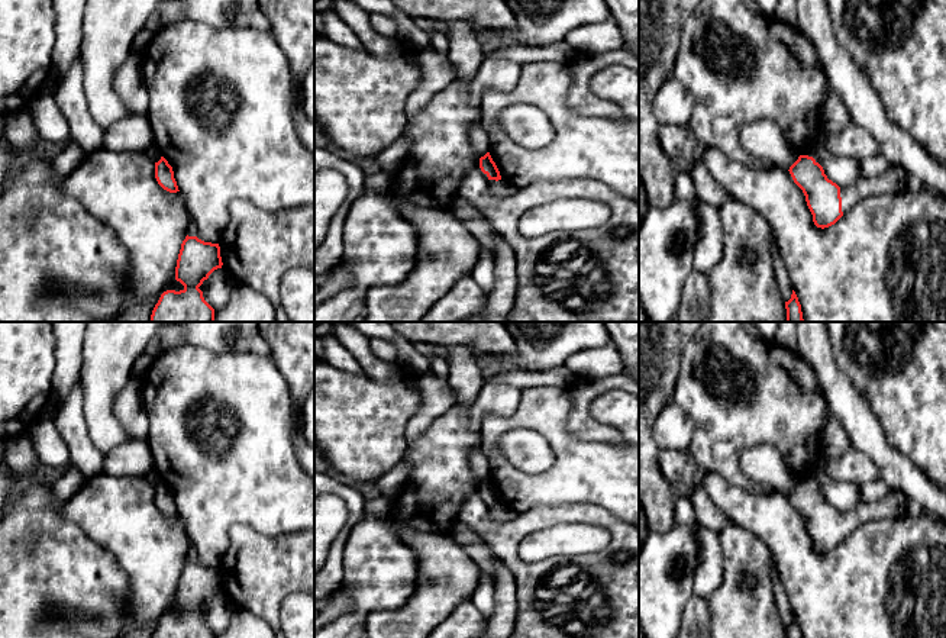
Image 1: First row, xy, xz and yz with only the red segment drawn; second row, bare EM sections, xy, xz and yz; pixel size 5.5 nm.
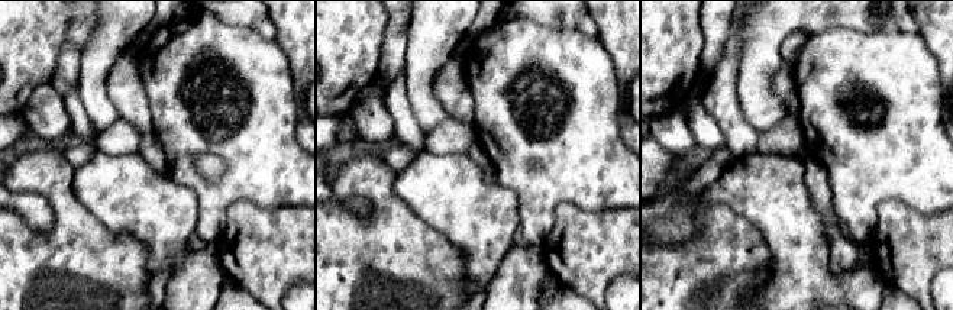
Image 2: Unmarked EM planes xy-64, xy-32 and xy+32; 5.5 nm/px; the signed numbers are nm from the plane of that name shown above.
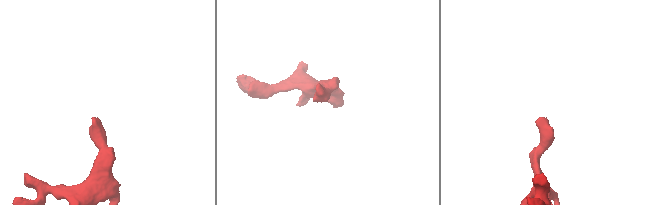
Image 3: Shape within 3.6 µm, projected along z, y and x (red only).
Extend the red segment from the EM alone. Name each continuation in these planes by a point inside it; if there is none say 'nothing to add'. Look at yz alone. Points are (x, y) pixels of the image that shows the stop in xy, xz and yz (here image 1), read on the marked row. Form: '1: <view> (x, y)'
1: yz (894, 180)

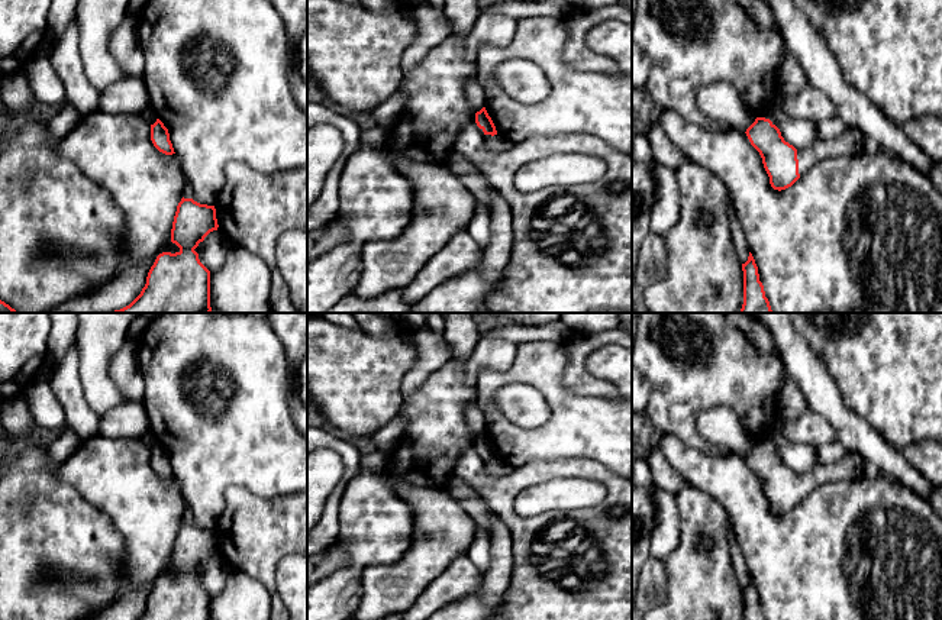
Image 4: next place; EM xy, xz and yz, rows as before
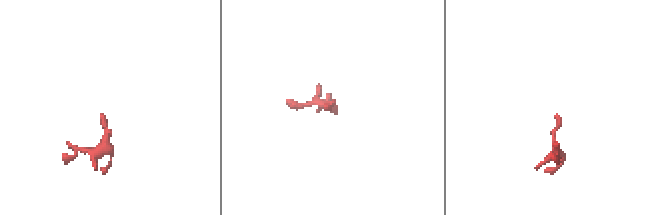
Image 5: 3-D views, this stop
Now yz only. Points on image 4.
1: yz (851, 142)

